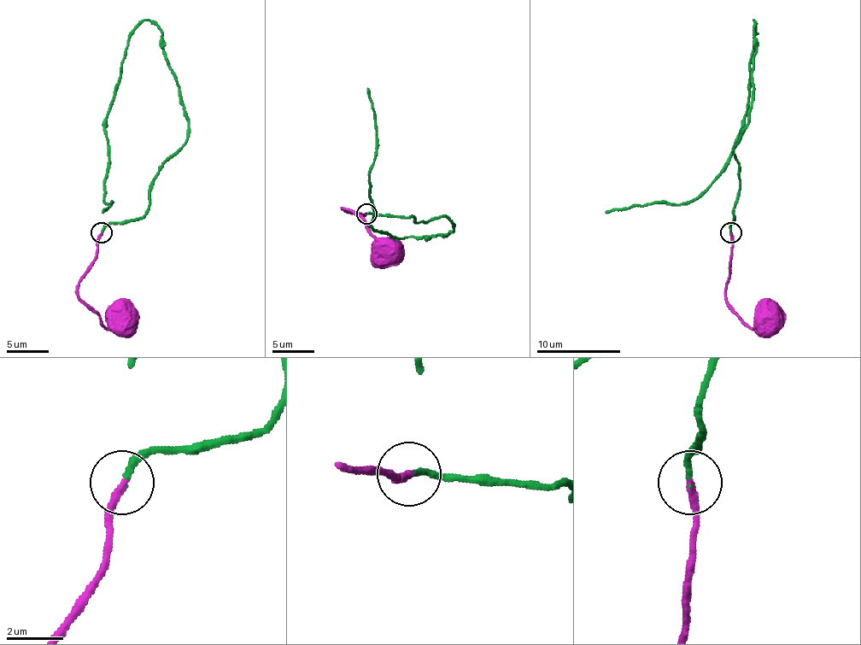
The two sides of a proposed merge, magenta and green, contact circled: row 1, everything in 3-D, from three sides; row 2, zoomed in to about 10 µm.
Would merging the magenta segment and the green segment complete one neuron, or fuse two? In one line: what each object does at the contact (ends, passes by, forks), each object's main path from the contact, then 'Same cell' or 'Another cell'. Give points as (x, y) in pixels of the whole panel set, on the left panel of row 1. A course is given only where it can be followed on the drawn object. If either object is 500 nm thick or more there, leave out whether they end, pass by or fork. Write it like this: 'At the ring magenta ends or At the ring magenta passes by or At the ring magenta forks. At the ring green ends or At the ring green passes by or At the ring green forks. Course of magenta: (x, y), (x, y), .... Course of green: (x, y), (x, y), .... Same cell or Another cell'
At the ring magenta ends. At the ring green ends. Course of magenta: (102, 232), (97, 257), (79, 284), (79, 296), (108, 328), (116, 328), (122, 322). Course of green: (102, 232), (145, 213), (154, 175), (187, 137), (162, 32), (149, 20), (129, 38), (108, 113), (102, 213). Same cell

